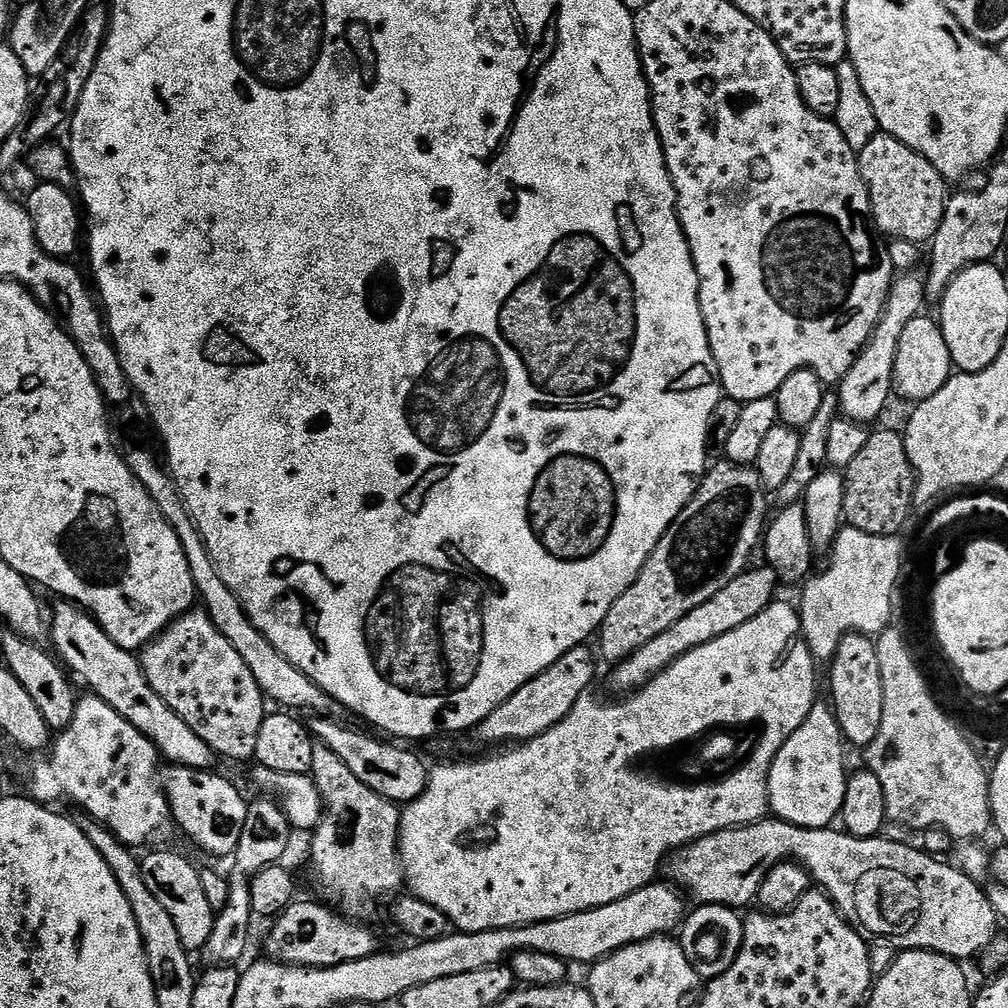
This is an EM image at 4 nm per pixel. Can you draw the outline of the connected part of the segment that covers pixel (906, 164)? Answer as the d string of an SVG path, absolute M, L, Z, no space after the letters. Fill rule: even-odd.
M883 134L870 138L869 144L858 153L858 159L860 161L860 173L870 194L872 218L877 229L885 237L894 240L909 240L919 245L931 241L942 222L944 206L950 195L949 185L944 176L938 174L936 167L930 162L926 162L926 158L922 158L922 154L910 150L910 146L898 142L898 138Z

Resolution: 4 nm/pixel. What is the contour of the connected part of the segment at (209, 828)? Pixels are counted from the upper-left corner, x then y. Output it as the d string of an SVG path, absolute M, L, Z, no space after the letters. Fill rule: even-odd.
M169 765L162 772L164 792L171 806L172 817L180 829L204 851L214 856L231 857L246 824L249 801L239 788L214 770Z

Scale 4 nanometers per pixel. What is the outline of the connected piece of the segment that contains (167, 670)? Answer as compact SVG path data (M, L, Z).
M203 610L179 616L159 636L144 645L139 653L146 682L154 686L154 694L216 751L217 757L251 761L258 750L258 730L266 715L266 697L254 682L250 666L242 662L242 654L218 634L218 626Z

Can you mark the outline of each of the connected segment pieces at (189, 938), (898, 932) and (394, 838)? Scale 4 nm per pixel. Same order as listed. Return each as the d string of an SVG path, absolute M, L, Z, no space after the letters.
M152 852L140 860L140 869L142 879L146 881L146 886L150 886L154 898L158 898L158 902L162 902L163 908L170 913L170 919L178 930L178 938L182 938L182 946L189 950L204 949L210 930L214 930L216 913L202 890L200 868L176 852Z
M765 818L756 824L745 824L743 828L727 828L672 853L666 861L666 876L668 872L667 879L689 897L692 895L697 905L720 904L722 907L743 910L748 903L756 900L766 874L770 874L774 866L784 860L795 860L828 893L844 919L865 938L885 936L883 939L897 949L940 952L957 962L965 962L971 956L979 957L997 939L998 917L994 906L988 901L987 891L974 883L955 863L944 864L948 862L928 856L908 842L900 843L885 838L863 840L849 836L843 830L835 832L834 829L832 826L800 828L777 818Z
M323 755L315 757L310 773L324 799L324 816L310 836L312 872L324 895L323 903L348 914L363 904L401 891L405 883L404 865L400 862L401 809L393 800L382 798L382 794L358 782L342 758Z

